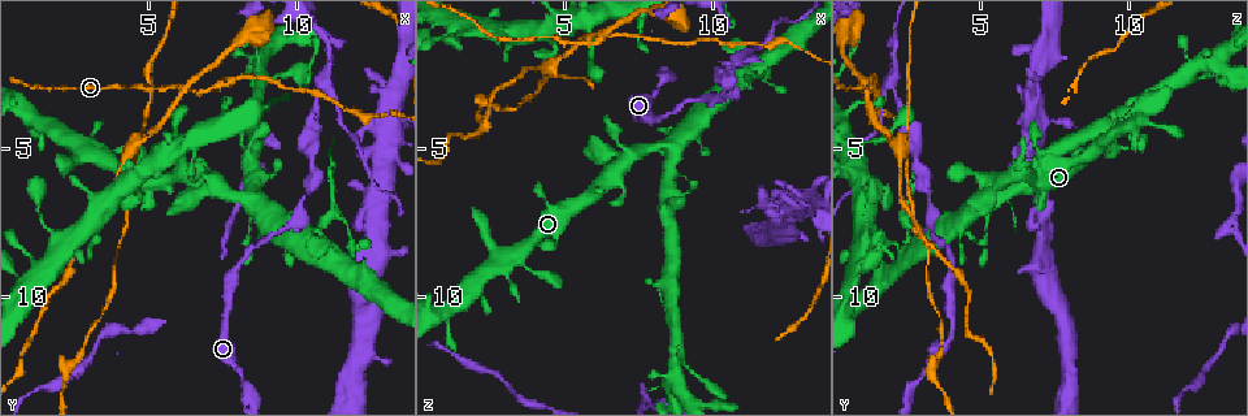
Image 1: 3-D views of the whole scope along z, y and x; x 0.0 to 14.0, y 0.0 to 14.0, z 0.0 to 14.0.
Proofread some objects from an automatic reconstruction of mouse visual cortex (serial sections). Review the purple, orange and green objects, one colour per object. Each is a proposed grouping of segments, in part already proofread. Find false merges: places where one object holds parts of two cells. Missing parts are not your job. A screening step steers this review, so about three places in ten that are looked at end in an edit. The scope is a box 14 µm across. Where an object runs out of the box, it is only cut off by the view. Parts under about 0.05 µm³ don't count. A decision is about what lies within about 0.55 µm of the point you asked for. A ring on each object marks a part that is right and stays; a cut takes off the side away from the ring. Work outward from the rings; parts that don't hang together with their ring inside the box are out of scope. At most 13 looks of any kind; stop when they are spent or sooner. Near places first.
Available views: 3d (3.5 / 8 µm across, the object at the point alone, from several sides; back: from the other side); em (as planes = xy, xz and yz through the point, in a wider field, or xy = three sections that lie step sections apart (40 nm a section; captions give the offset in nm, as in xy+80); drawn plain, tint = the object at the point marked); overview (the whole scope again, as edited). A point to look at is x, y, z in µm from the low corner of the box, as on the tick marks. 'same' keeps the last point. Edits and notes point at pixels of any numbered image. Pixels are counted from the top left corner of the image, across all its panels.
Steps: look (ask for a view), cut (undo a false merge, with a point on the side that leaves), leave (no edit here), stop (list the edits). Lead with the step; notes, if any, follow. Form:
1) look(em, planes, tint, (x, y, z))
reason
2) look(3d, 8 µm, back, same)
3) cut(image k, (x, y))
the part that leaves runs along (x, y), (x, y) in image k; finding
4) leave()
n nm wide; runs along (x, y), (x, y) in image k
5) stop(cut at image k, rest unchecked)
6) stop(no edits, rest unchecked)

look(3d, 3.5 µm, (10.6, 8.1, 3.0))
arms part here

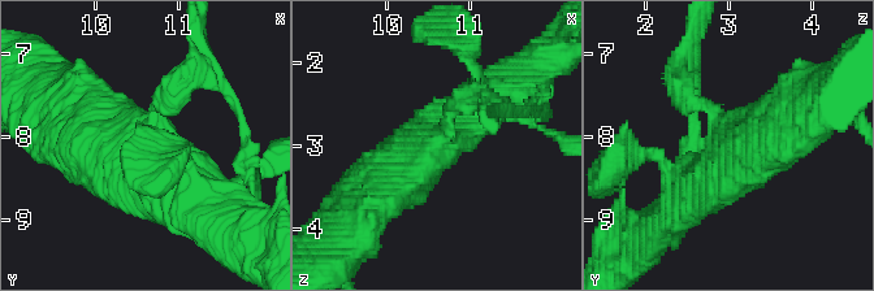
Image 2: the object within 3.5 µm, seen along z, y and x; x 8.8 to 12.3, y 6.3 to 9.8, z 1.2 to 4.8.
look(em, xy, step 1, tint, (10.50, 8.05, 3.05))
3 arms; arms of 150, 500, 600 nm

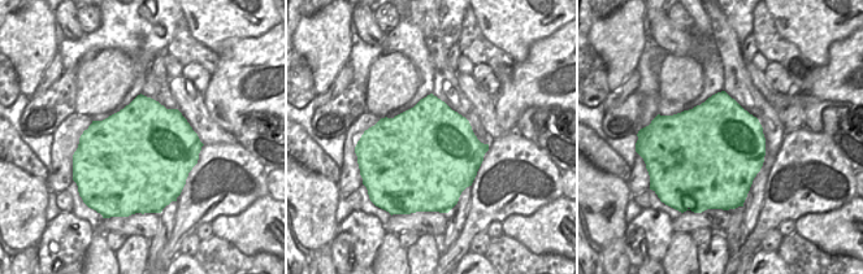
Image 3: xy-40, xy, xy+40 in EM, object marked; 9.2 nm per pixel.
cut(image 2, (173, 99))
the part that leaves runs along (156, 112), (191, 68), (195, 37) in image 2; a second cell is stuck on

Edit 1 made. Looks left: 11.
look(overview)
see it whole again

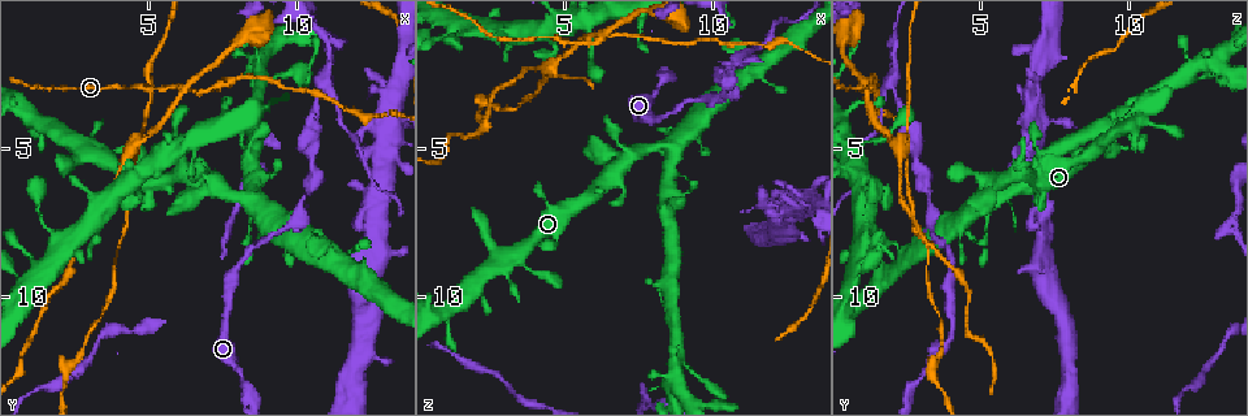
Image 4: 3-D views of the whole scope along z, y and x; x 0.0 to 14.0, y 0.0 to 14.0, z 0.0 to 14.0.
look(3d, 3.5 µm, (10.6, 4.5, 2.7))

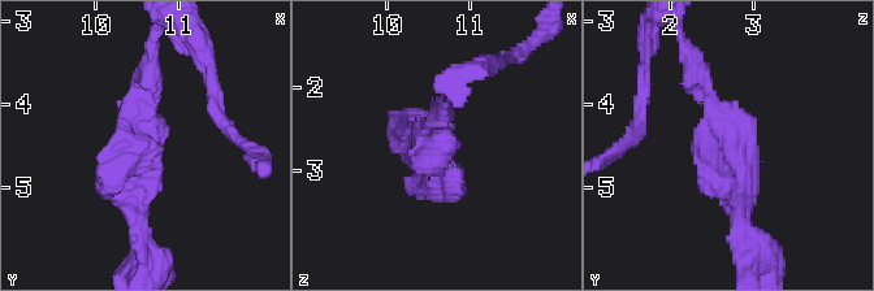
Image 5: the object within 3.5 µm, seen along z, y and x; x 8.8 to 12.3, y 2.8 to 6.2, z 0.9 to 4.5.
look(em, xy, step 1, tint, (10.55, 4.55, 2.70))
now the EM

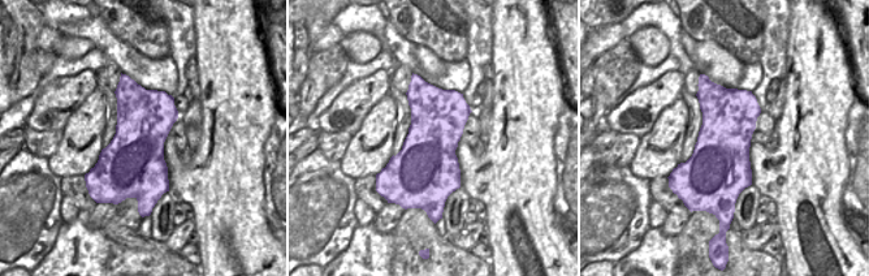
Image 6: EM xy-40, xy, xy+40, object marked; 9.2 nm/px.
leave()
runs along (744, 227), (728, 127), (697, 72) in image 5; continuous, no second cell

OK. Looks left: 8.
look(3d, 3.5 µm, (10.7, 2.8, 2.0))

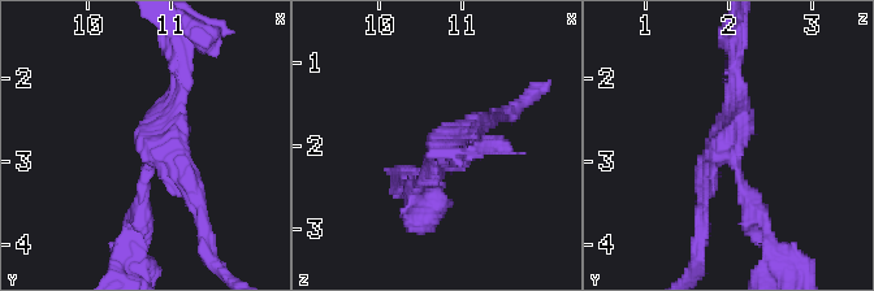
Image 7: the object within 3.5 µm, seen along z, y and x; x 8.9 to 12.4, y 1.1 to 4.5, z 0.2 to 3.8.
look(em, planes, tint, (10.80, 2.85, 2.00))
3 arms; arms of 200, 200, 250 nm; shape alone is not enough

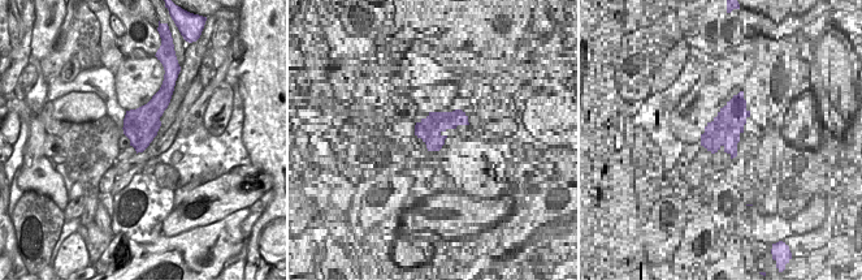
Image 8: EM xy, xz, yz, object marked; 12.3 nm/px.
cut(image 7, (441, 131))
the part that leaves runs along (438, 153), (455, 130), (494, 117) in image 7; a second cell is stuck on

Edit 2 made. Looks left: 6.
look(em, planes, tint, (4.2, 2.9, 1.2))
narrows sharply

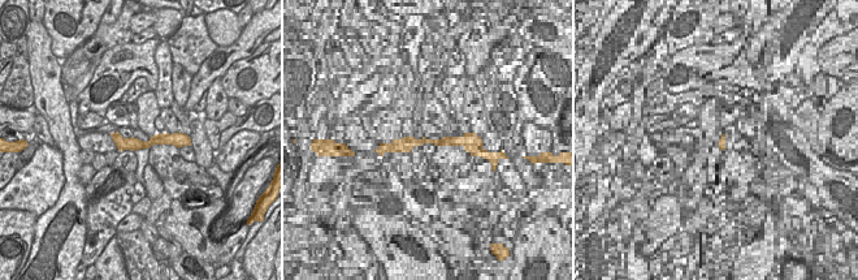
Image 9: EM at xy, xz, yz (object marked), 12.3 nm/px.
look(3d, 3.5 µm, same)
wider look

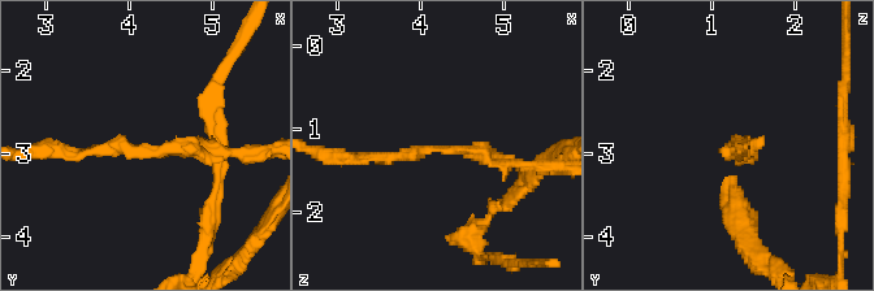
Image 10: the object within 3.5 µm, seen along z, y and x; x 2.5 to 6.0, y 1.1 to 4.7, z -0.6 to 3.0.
leave()
runs along (115, 136), (122, 143), (178, 136) in image 9; continuous, no second cell

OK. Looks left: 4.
look(3d, 3.5 µm, (6.2, 3.0, 1.3))
four arms meet

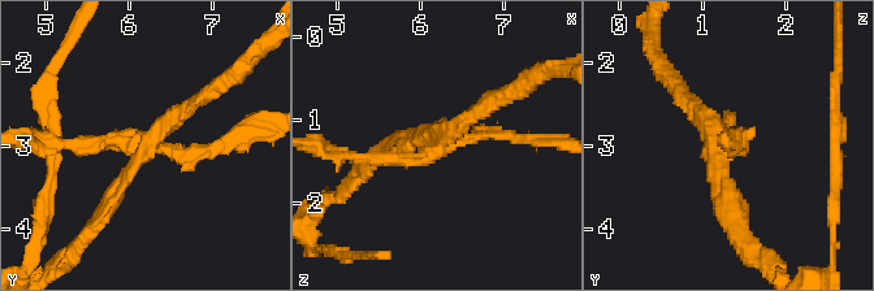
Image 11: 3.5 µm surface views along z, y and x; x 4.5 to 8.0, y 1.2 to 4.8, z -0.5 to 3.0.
look(em, xy, step 2, plain, (6.20, 3.00, 1.30))
4 arms; arms of 150, 150, 200, 200 nm

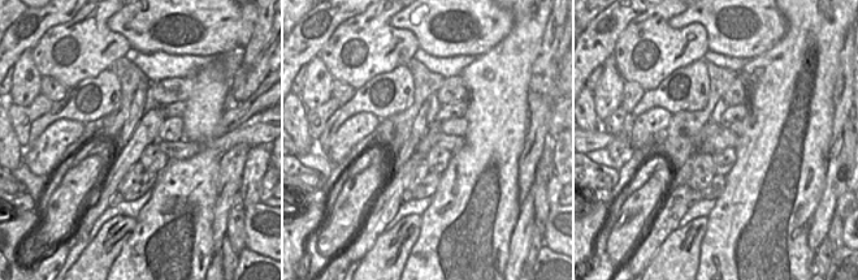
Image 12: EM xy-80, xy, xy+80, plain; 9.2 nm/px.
look(em, xy, step 2, tint, same)

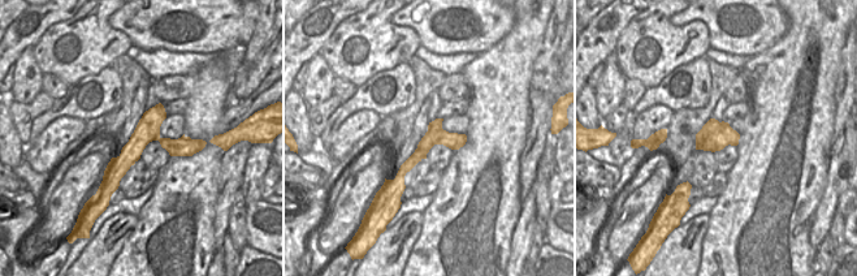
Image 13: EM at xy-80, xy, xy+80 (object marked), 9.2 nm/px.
cut(image 11, (177, 112))
180 nm wide; the part that leaves runs along (147, 146), (82, 244) in image 11; a second cell is stuck on

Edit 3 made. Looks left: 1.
stop(cut at image 2, cut at image 7, cut at image 11, rest unchecked)

